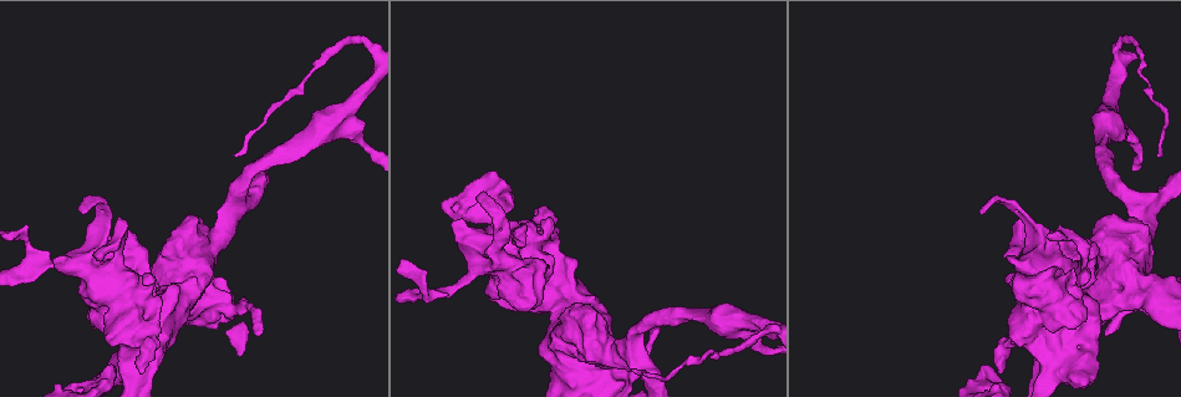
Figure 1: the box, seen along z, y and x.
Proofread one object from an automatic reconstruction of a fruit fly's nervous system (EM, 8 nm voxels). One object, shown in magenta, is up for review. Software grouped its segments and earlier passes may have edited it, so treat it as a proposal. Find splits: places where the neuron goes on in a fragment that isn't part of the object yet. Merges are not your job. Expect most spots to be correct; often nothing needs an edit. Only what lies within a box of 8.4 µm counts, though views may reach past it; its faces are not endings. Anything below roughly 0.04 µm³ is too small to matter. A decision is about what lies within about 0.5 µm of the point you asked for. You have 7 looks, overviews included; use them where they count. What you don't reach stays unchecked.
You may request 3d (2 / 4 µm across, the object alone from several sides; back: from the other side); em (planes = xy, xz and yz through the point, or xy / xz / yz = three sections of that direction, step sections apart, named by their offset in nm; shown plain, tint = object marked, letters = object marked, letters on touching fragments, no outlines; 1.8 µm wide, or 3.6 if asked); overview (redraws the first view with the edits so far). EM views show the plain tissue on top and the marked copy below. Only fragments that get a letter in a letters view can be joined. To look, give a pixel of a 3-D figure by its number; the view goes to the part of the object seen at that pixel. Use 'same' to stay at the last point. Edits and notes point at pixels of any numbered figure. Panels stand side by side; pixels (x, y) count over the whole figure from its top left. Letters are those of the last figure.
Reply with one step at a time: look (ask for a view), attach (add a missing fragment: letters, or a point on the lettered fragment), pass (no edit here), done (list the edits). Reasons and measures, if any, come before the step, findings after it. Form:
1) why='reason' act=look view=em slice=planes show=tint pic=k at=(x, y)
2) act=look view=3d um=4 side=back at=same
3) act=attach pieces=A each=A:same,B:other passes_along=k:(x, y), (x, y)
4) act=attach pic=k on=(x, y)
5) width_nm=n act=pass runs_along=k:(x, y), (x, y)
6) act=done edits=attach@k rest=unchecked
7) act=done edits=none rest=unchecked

why='an open end' act=look view=em um=3.6 slice=yz step=16 show=tint pic=1 at=(510, 202)

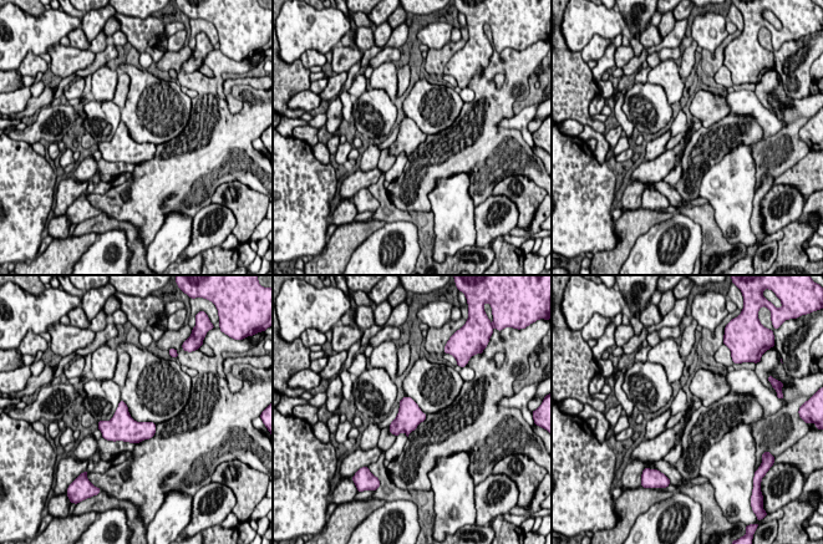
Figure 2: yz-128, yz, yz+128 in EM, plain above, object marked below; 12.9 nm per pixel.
why='cut it another way' act=look view=em um=3.6 slice=planes show=letters at=same

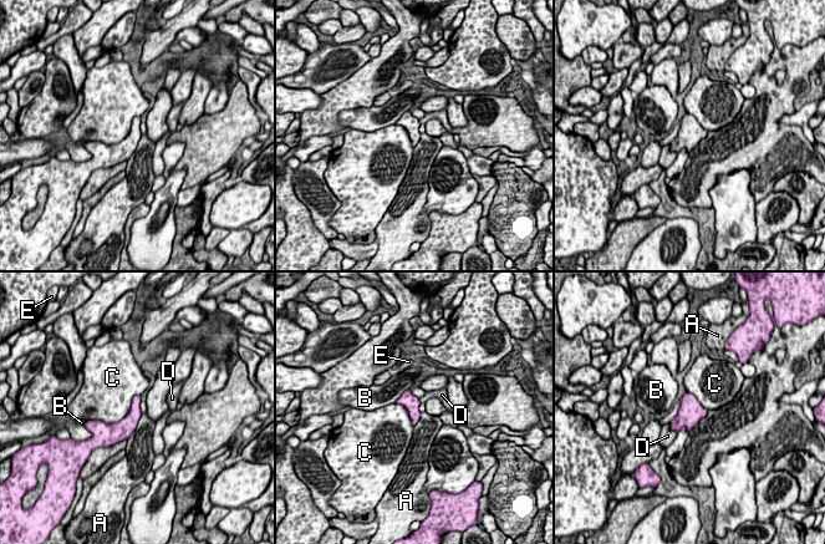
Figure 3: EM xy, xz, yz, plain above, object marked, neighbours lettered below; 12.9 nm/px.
act=pass each=A:other,B:other,C:other,D:other,E:other found='no lettered fragment goes on from it'

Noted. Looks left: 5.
why='thick end' act=look view=em slice=xy step=8 show=tint pic=1 at=(1004, 279)

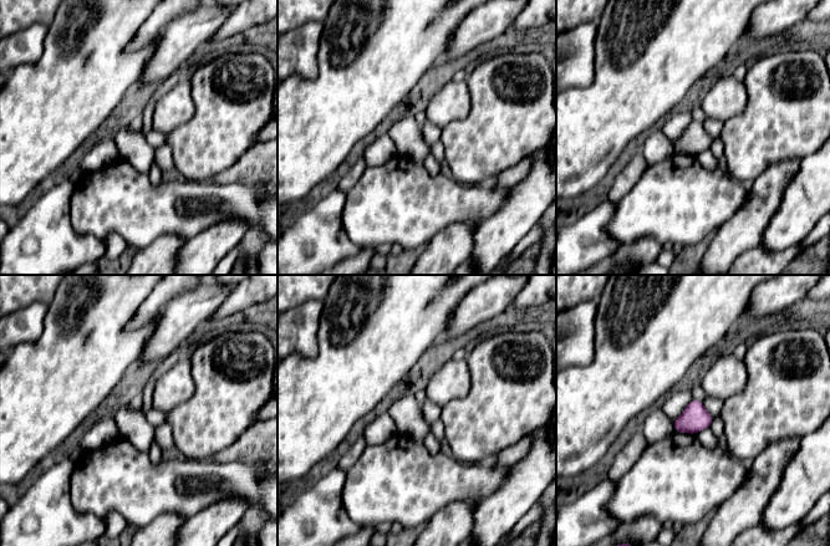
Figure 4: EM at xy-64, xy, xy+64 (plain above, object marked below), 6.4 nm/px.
act=look view=em slice=planes show=letters at=same

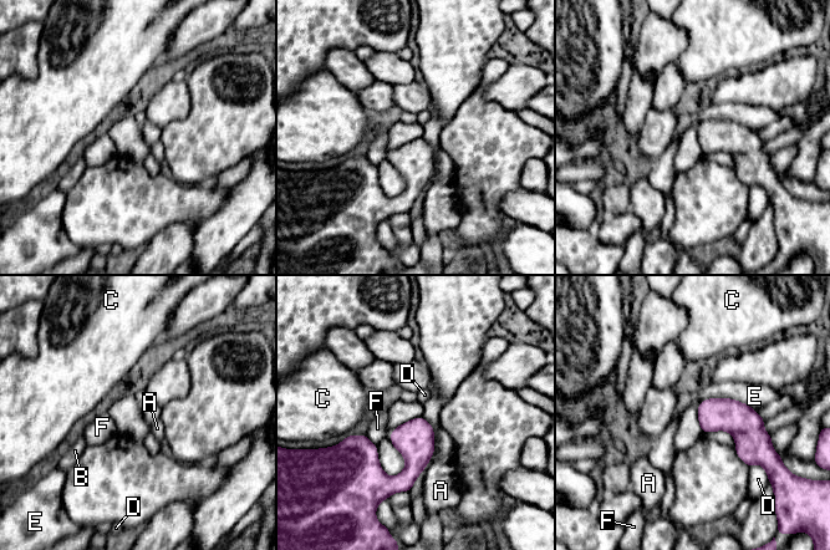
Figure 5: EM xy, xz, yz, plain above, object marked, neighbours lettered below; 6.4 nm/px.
act=pass each=A:other,B:other,C:other,D:other,E:other,F:other border=5:(699, 402), (734, 398), (753, 408) found='none of them fits'

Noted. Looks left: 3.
act=look view=3d um=4 side=back pic=1 at=(1125, 286)

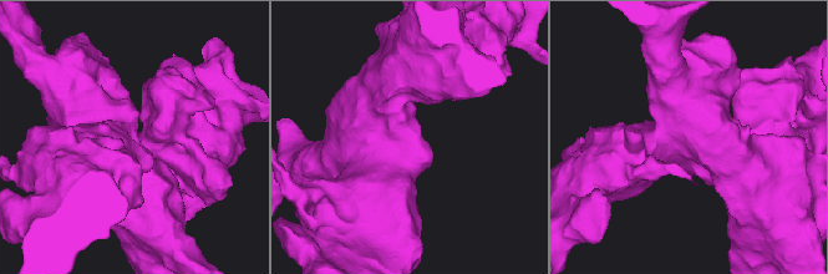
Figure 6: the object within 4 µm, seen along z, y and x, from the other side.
why='shape alone is not enough' act=look view=em um=3.6 slice=planes show=letters pic=6 at=(388, 144)

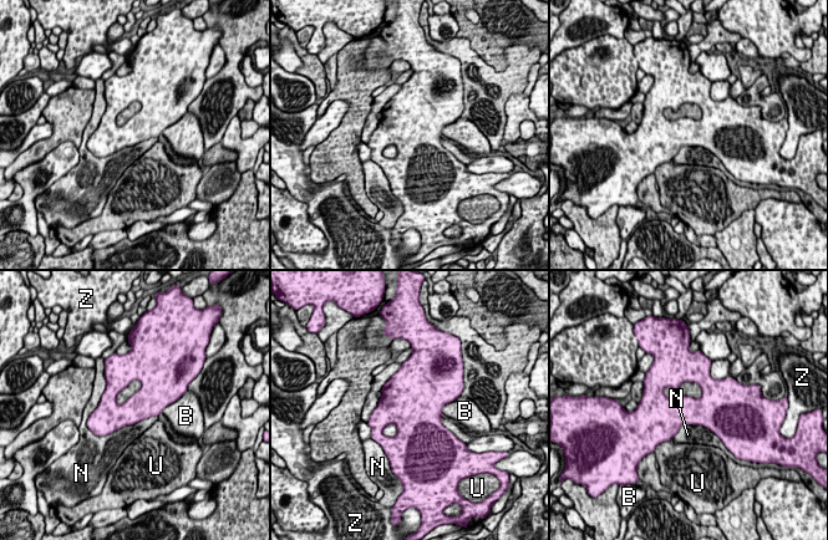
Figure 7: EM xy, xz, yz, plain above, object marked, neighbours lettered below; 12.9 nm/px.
act=pass each=B:other,N:other,U:other,Z:other border=7:(157, 414), (97, 436) found='no lettered fragment goes on from it'

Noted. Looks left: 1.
act=done edits=none rest=unchecked

